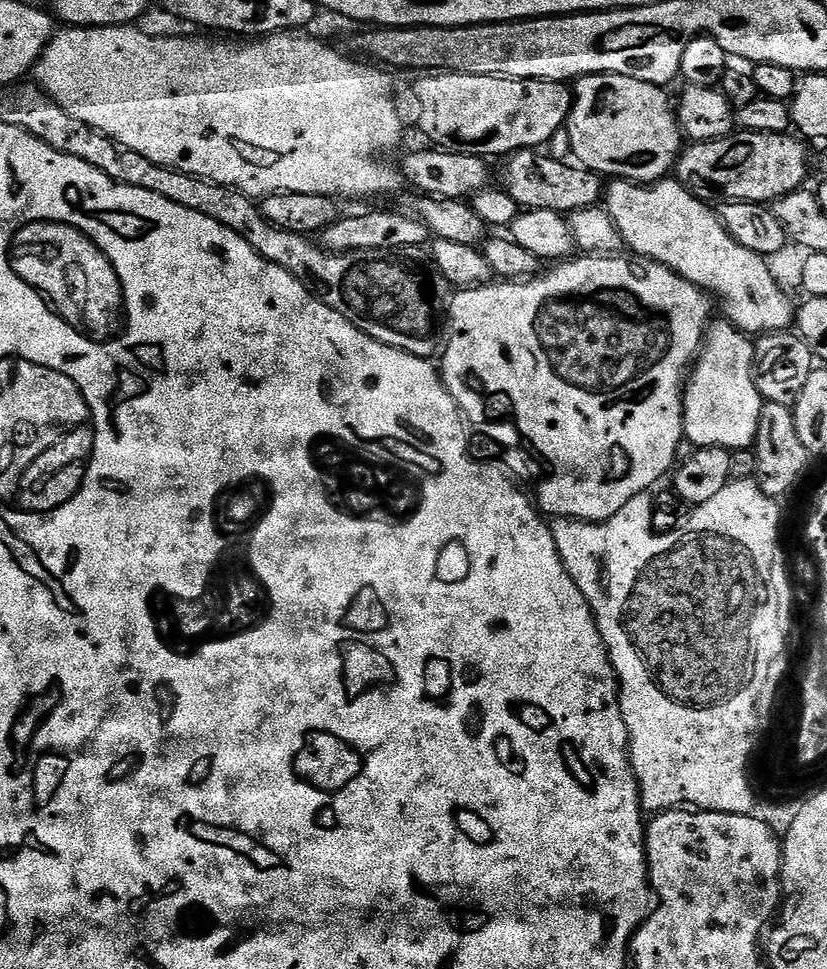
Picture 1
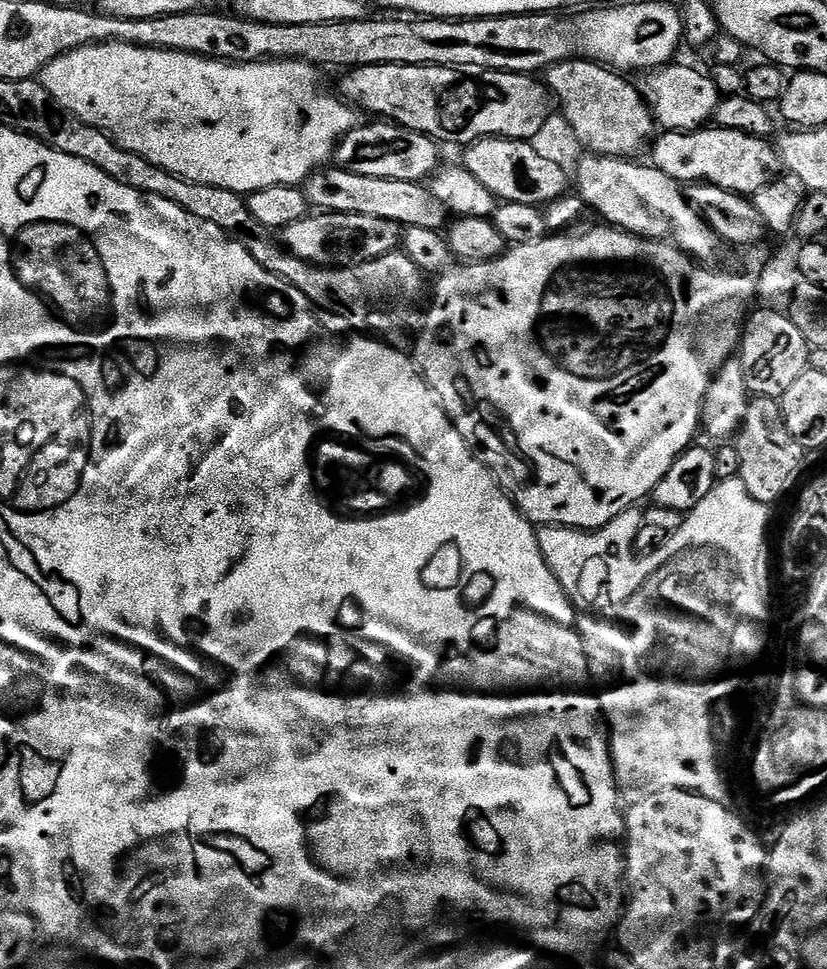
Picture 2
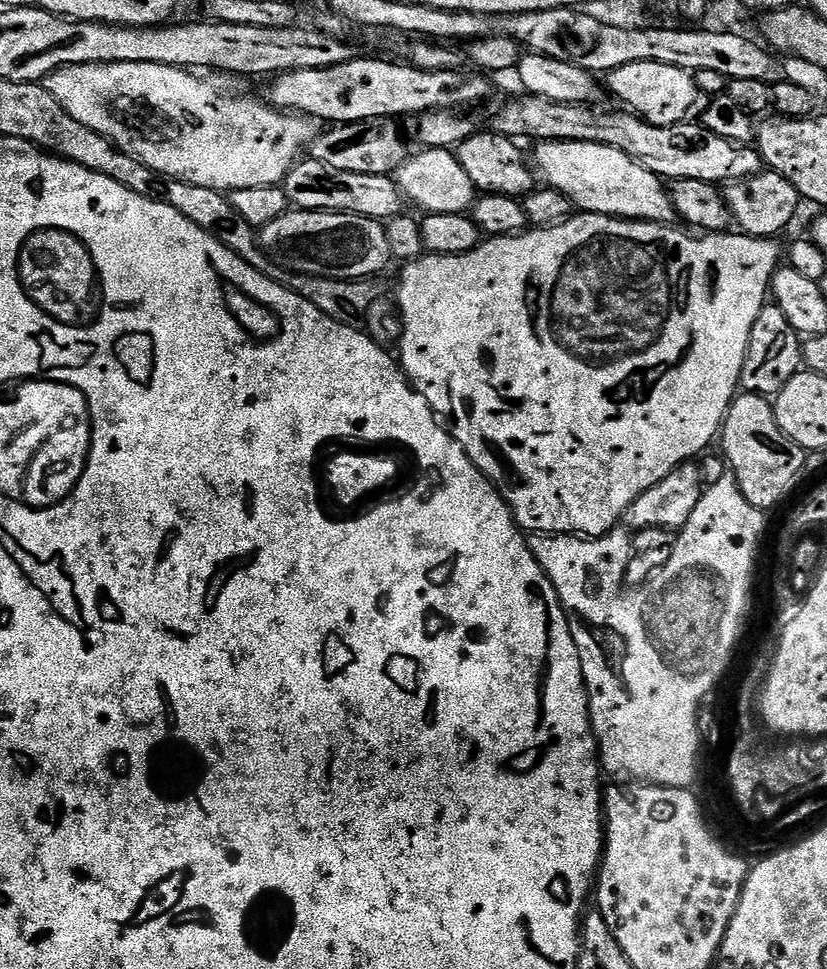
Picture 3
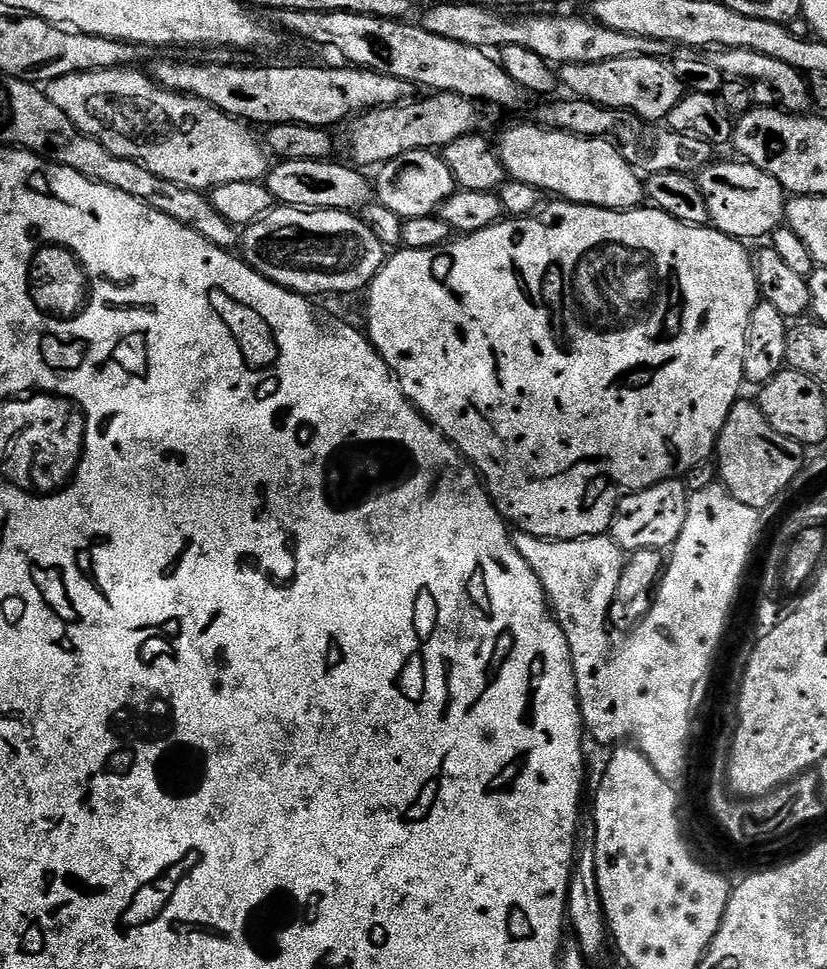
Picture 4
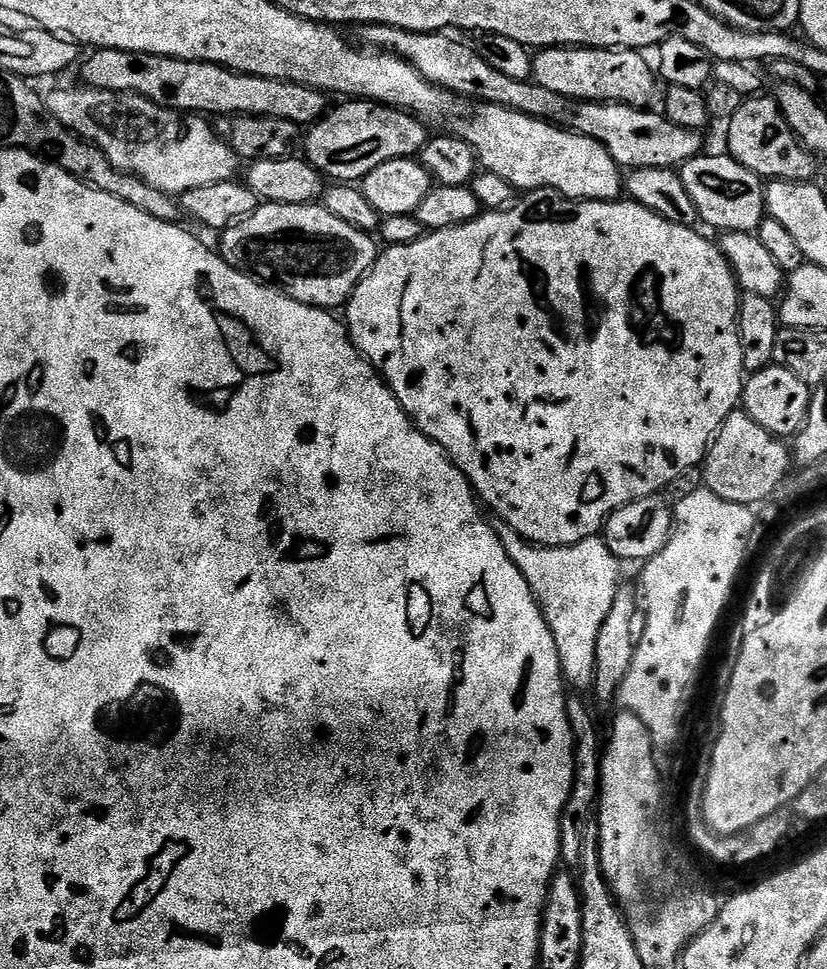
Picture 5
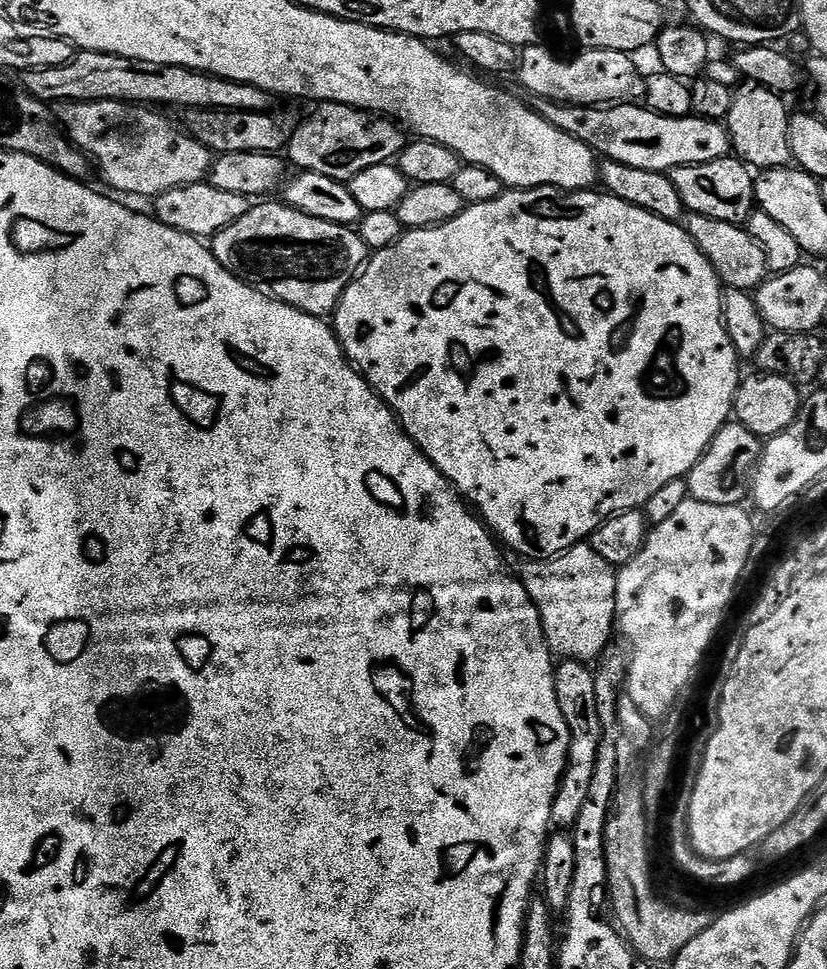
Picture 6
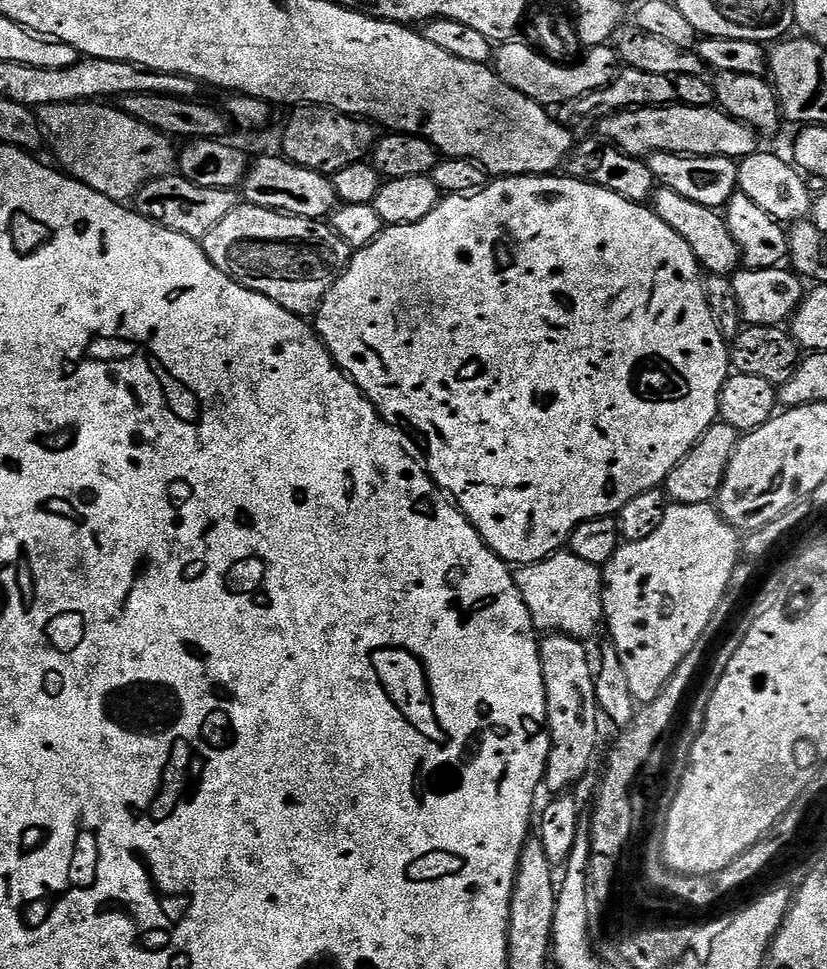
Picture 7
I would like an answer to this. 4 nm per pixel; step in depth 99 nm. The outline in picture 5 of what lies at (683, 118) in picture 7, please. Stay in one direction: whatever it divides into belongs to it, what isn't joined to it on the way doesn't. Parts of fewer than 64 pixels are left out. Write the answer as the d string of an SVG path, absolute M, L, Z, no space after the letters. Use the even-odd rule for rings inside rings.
M377 24L359 25L355 32L355 39L365 49L390 52L398 58L407 60L429 82L437 84L439 88L457 92L459 96L482 100L485 104L501 104L503 108L513 108L516 112L526 114L535 120L544 120L556 128L564 128L568 132L577 132L579 136L594 138L616 159L621 169L675 169L705 151L704 140L700 137L703 135L699 131L678 126L659 111L648 112L652 110L631 104L579 100L566 94L558 94L555 90L546 90L546 86L531 79L506 78L506 74L498 74L498 70L494 70L490 62L483 60L473 45L471 48L470 45L455 40L452 37L455 35L442 32L418 34L410 30L398 30L398 26Z

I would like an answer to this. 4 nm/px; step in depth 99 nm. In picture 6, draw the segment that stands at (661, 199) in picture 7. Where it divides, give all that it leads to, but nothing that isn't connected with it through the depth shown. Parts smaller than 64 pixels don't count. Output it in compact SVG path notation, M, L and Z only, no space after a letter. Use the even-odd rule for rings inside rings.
M688 212L686 216L686 231L689 238L702 250L702 254L710 262L720 278L724 288L733 288L743 292L752 292L768 279L768 263L766 254L758 242L749 234L747 227L740 224L722 222L718 218L706 218L706 214Z

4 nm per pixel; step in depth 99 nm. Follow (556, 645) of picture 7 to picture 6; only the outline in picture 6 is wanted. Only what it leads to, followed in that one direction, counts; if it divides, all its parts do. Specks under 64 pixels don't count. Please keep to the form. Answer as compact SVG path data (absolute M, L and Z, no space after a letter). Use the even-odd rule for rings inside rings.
M561 659L554 668L556 674L556 697L570 730L568 766L560 780L560 789L552 803L552 822L557 829L568 830L575 825L582 802L590 790L594 778L594 762L598 762L598 742L602 742L602 722L598 722L598 701L594 698L594 672L585 661Z

